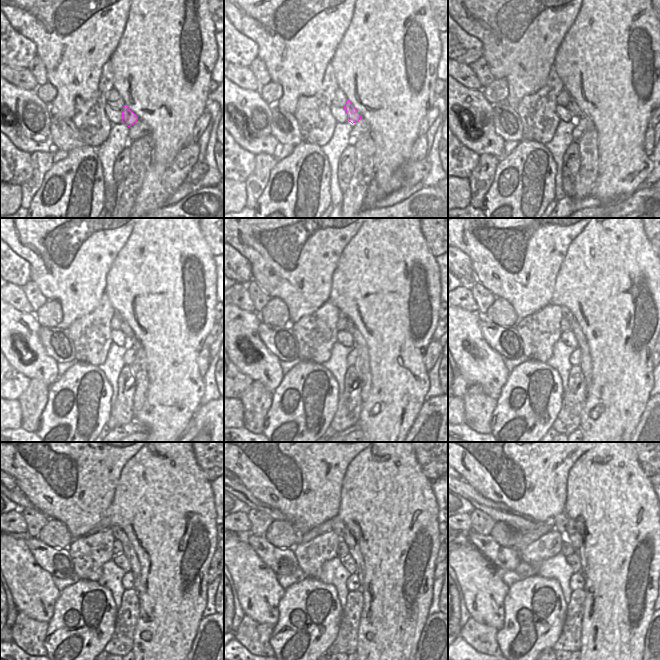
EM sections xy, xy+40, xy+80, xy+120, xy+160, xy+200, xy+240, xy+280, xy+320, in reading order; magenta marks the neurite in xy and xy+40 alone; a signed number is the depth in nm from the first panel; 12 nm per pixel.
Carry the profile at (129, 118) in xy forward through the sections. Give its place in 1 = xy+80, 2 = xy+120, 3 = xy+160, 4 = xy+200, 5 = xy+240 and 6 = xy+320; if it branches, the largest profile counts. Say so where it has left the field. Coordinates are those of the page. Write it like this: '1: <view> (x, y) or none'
1: xy+80 (576, 112)
2: xy+120 (125, 328)
3: xy+160 (350, 327)
4: xy+200 (566, 313)
5: xy+240 (118, 533)
6: xy+320 (560, 522)

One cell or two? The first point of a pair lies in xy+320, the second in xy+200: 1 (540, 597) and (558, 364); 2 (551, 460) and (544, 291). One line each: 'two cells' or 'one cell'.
1: two cells
2: one cell

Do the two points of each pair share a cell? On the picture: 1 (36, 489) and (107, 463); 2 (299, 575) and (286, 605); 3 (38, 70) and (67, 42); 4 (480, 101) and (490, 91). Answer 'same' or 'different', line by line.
1: same
2: different
3: different
4: different

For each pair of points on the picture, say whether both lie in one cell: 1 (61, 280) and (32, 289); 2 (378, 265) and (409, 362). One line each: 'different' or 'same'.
1: different
2: same

